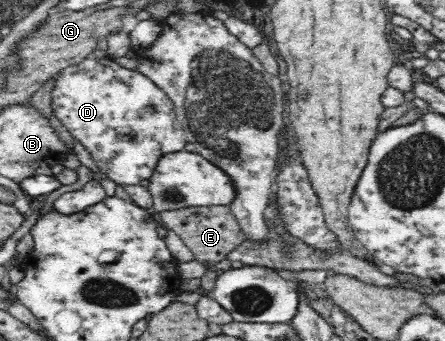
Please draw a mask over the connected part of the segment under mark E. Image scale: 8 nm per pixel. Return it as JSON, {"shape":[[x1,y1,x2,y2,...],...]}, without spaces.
{"shape":[[193,206,180,210,162,211,160,219,162,219,164,227,168,231,173,231,186,244,186,247,190,249,192,255,194,255,194,259,200,261,204,266,210,264,216,266,218,269,225,267,227,265,228,254,236,251,245,241,240,224,229,206]]}

